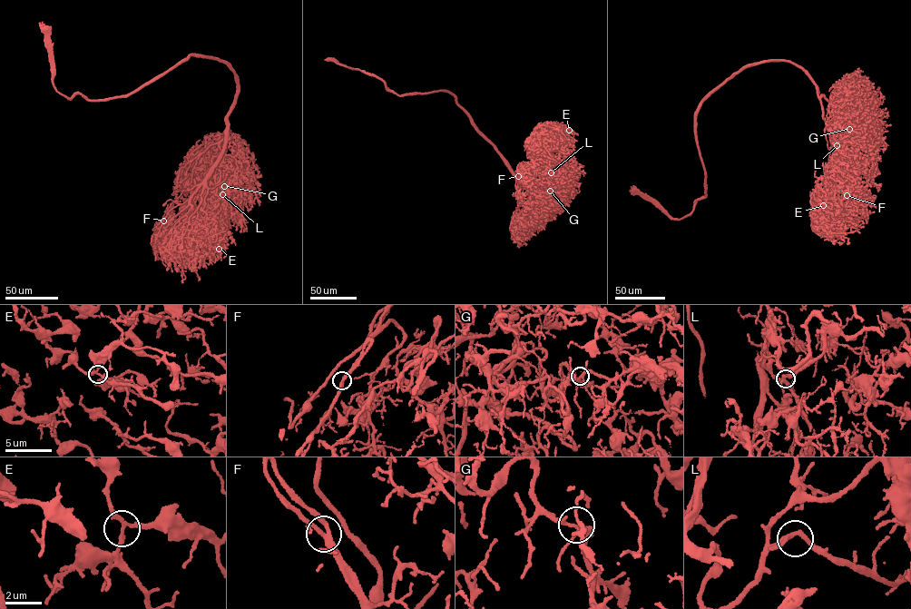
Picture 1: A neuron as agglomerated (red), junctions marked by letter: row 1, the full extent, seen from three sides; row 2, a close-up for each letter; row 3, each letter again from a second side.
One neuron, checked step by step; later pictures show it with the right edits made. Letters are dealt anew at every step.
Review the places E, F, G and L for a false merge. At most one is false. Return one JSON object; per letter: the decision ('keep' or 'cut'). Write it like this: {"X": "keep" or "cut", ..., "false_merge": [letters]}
{"E": "keep", "F": "keep", "G": "keep", "L": "keep", "false_merge": []}

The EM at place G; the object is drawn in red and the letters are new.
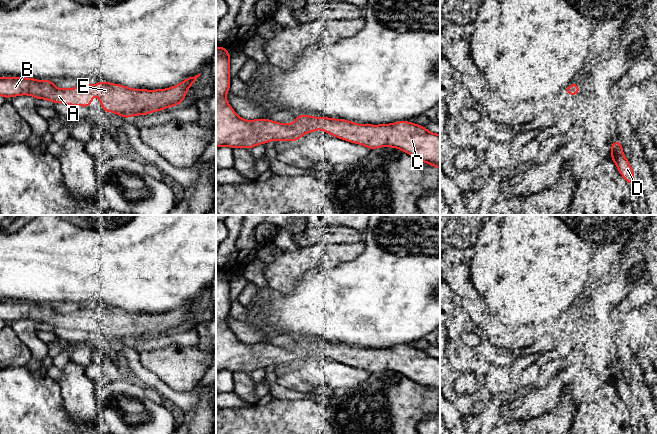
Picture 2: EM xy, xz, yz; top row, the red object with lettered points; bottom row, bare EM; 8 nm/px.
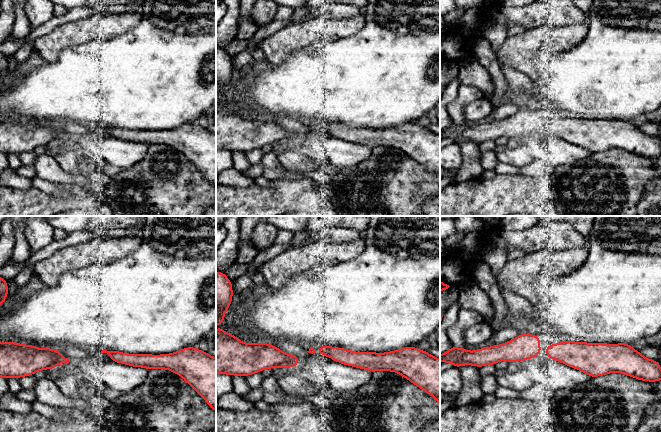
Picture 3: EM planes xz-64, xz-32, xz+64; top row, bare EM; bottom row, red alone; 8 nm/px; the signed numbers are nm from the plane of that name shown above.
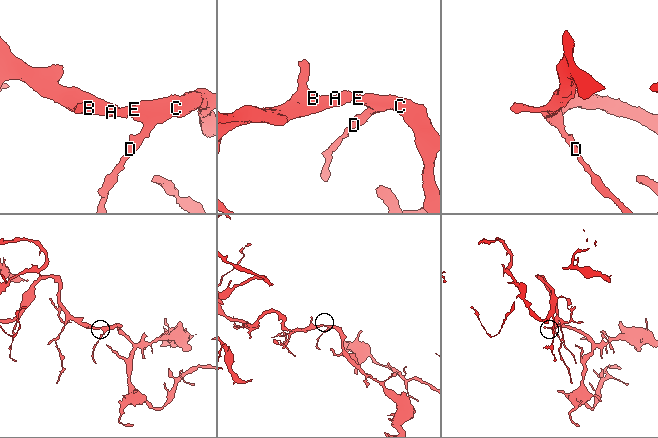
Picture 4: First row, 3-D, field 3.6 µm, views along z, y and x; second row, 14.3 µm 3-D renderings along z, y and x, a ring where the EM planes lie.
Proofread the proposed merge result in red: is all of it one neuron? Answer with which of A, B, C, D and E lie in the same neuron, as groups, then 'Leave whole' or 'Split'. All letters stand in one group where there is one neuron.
Groups: A B C D E. Leave whole

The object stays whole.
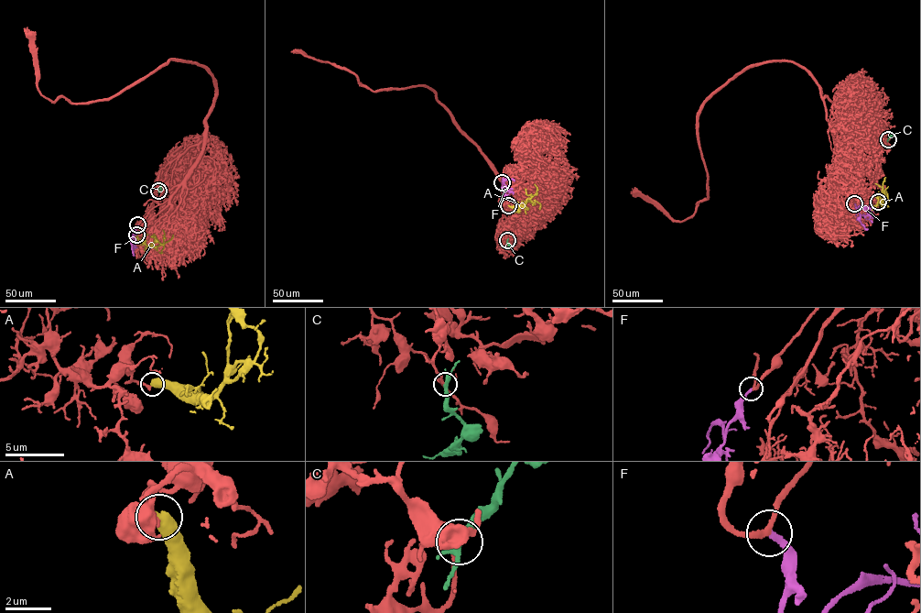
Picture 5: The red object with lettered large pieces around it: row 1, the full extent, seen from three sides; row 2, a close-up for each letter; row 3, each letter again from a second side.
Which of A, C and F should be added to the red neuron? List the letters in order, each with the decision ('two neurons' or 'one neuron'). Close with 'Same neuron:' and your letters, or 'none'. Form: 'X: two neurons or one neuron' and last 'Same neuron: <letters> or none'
A: two neurons
C: one neuron
F: one neuron
Same neuron: C, F

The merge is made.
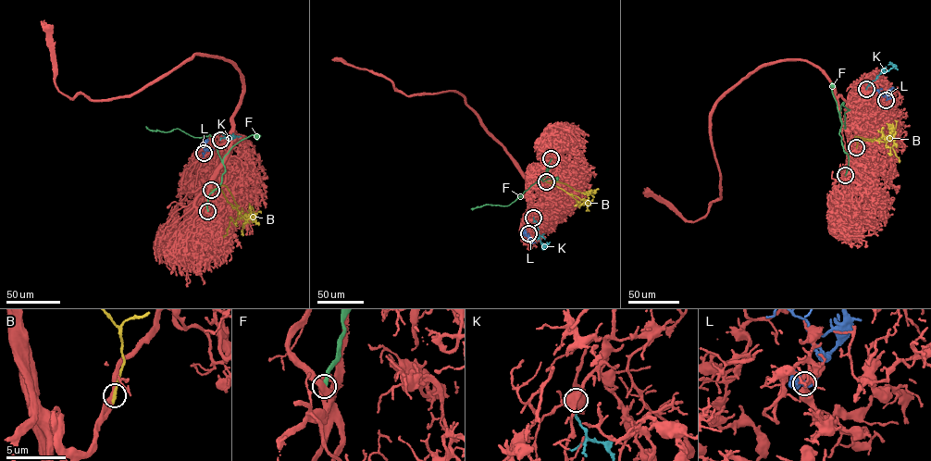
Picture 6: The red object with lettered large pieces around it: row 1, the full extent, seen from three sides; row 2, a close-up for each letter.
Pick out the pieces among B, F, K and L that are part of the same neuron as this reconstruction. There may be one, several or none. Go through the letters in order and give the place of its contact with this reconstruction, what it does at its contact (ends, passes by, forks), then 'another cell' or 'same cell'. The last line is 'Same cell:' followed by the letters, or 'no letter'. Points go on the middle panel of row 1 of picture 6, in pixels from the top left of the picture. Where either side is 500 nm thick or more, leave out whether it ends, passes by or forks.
B: (546, 181) | it ends | another cell
F: (551, 158) | it ends | another cell
K: (533, 218) | another cell
L: (528, 233) | it ends | same cell
Same cell: L

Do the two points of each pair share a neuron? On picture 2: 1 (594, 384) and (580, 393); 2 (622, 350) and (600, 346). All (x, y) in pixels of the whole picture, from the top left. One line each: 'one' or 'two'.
1: one
2: two

